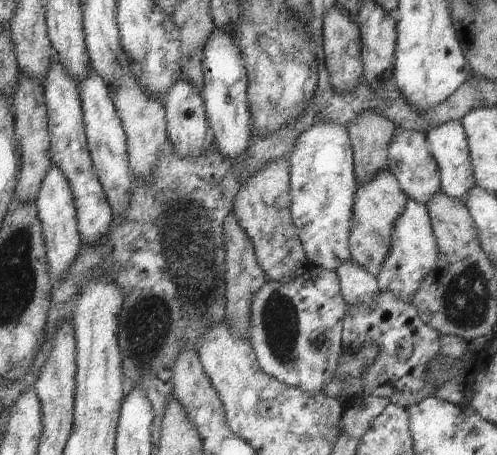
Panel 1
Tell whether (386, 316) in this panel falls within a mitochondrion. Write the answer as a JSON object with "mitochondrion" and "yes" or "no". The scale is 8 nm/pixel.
{"mitochondrion":"no"}

